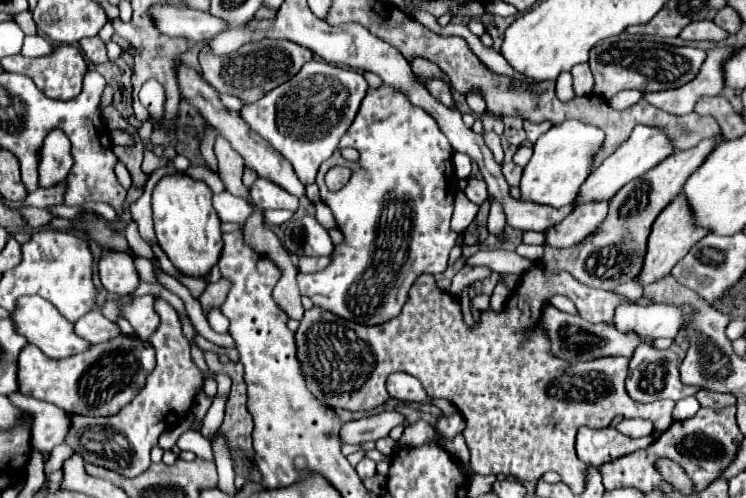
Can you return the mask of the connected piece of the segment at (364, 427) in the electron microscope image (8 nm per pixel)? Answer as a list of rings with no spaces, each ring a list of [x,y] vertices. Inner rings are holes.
[[[380,412],[374,416],[346,422],[340,430],[340,438],[344,444],[376,442],[380,438],[386,438],[388,432],[402,422],[404,422],[404,418],[398,412]]]

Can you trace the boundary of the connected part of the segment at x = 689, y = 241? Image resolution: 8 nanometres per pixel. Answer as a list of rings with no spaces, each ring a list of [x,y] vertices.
[[[678,194],[678,200],[672,200],[672,204],[668,204],[658,214],[658,220],[652,226],[652,234],[648,238],[648,254],[644,260],[644,270],[638,280],[642,284],[650,284],[650,282],[656,282],[662,276],[670,274],[670,270],[676,266],[676,262],[680,262],[690,252],[690,248],[706,234],[708,234],[708,228],[696,226],[696,220],[694,220],[694,214],[692,214],[692,208],[690,208],[686,196]]]

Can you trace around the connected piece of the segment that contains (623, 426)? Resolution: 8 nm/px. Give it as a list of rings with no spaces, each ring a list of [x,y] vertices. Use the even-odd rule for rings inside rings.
[[[632,418],[632,420],[620,420],[614,426],[618,432],[630,436],[630,438],[640,438],[640,436],[648,436],[654,432],[654,426],[650,424],[650,420],[642,420],[642,418]]]

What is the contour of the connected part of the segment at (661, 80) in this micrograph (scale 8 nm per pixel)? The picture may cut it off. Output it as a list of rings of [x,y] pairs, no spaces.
[[[604,40],[590,52],[590,68],[596,80],[594,94],[604,96],[606,100],[622,90],[640,90],[640,92],[658,92],[672,90],[688,84],[696,78],[706,52],[700,48],[682,48],[662,42],[648,40]]]

